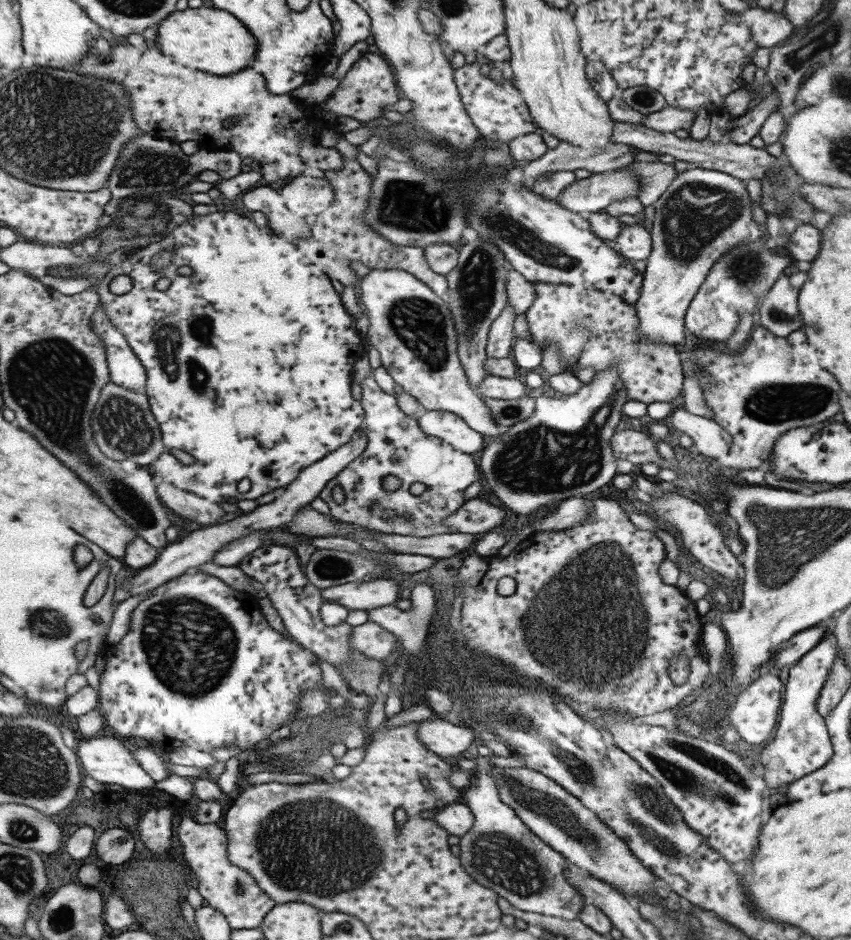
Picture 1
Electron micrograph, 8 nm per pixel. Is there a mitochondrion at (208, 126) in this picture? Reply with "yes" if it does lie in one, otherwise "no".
no

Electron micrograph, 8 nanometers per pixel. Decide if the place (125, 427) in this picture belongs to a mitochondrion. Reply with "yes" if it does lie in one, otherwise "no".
yes

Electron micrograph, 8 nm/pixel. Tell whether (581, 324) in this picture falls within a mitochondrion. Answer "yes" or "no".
yes

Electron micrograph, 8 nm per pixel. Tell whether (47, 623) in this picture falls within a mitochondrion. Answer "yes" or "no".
yes

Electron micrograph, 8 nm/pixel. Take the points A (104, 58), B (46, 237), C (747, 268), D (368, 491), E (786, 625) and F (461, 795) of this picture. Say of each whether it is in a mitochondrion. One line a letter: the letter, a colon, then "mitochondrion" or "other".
A: mitochondrion
B: other
C: mitochondrion
D: other
E: other
F: other

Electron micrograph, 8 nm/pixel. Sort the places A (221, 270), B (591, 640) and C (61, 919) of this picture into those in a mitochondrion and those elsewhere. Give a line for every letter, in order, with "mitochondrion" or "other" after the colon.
A: other
B: mitochondrion
C: mitochondrion

